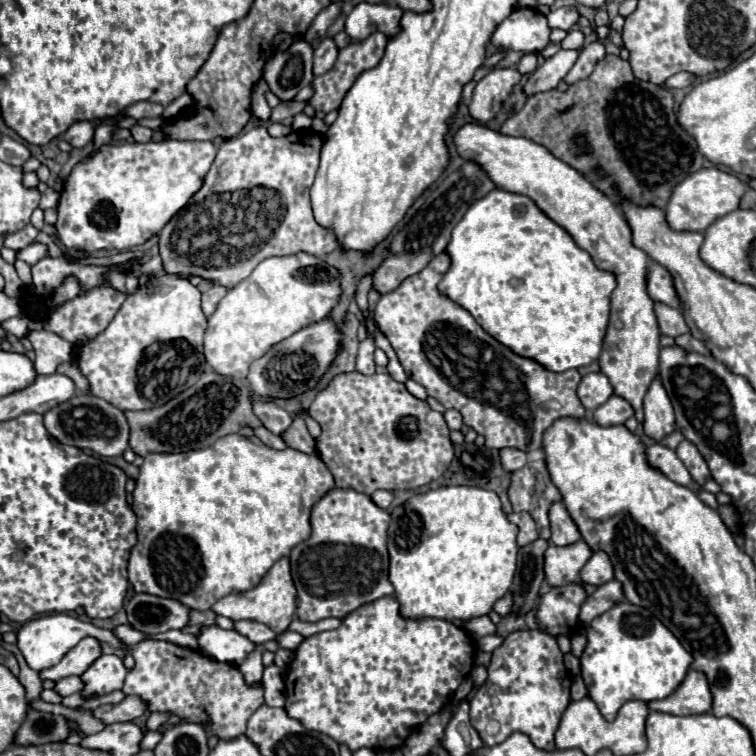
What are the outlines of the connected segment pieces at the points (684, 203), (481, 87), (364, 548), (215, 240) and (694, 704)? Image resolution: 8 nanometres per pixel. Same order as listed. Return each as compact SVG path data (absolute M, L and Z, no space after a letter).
M702 168L694 174L686 176L686 180L674 188L672 198L666 206L666 220L668 220L670 228L674 228L674 230L704 232L718 218L738 210L740 200L746 190L748 190L748 186L738 176L718 170L718 168Z
M494 68L476 84L472 102L468 104L470 116L480 124L490 122L502 110L502 104L508 100L520 78L522 74L516 68Z
M332 488L312 508L312 536L290 552L292 576L298 590L298 618L316 622L328 616L344 618L358 606L394 592L388 580L386 530L390 514L378 508L370 496Z
M254 126L226 140L218 148L202 188L158 234L164 270L182 276L198 274L234 288L270 256L308 252L320 258L336 250L334 234L316 224L308 196L318 170L320 148L322 136L318 132L292 132L284 138L272 138L266 126Z
M688 670L682 684L670 696L648 702L650 710L660 710L678 716L710 712L710 706L712 706L712 696L710 696L708 680L702 672L696 670Z

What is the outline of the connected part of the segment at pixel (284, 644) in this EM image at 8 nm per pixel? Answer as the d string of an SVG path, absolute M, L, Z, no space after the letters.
M286 630L286 632L282 632L282 634L276 634L278 646L280 646L280 648L286 648L286 650L296 650L302 640L304 640L304 638L302 638L298 632L292 632L292 630Z

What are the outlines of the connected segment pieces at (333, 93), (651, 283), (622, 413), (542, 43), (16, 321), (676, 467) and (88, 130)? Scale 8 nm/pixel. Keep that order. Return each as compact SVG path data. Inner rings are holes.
M374 32L370 34L366 40L362 42L350 42L346 48L342 48L338 52L338 60L336 64L332 66L332 70L328 70L326 74L320 74L320 76L314 76L312 80L312 88L314 88L314 96L310 98L310 106L314 110L320 110L320 112L332 112L332 110L338 110L340 104L342 104L342 98L344 94L350 90L350 86L354 84L354 80L358 78L358 74L362 74L364 70L368 68L374 68L382 54L384 54L384 48L386 48L386 36L382 32Z
M652 262L648 266L648 280L646 280L646 286L648 286L648 294L652 300L656 302L664 302L672 308L678 308L680 302L678 302L678 296L676 296L676 290L674 290L674 284L672 284L672 278L668 274L668 270L656 262Z
M610 396L600 408L594 410L592 416L600 426L616 426L616 424L624 424L630 416L634 416L634 410L624 398Z
M518 8L496 28L492 42L502 50L538 54L550 42L546 16L532 8Z
M26 315L17 316L5 321L5 323L2 323L1 325L7 332L22 339L26 336L28 330L28 317Z
M662 444L646 446L646 456L648 456L648 464L652 464L652 468L656 468L664 476L668 476L672 482L682 484L682 486L688 486L692 482L686 466L676 456L676 452L670 450L668 446L662 446Z
M76 122L64 132L64 140L70 142L74 148L86 146L94 138L94 124L92 122Z

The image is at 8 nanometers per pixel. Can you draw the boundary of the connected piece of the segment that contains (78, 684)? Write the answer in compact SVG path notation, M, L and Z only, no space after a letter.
M68 676L68 678L62 678L56 682L54 686L54 692L60 694L60 696L70 696L70 694L76 694L82 690L82 680L78 676Z

